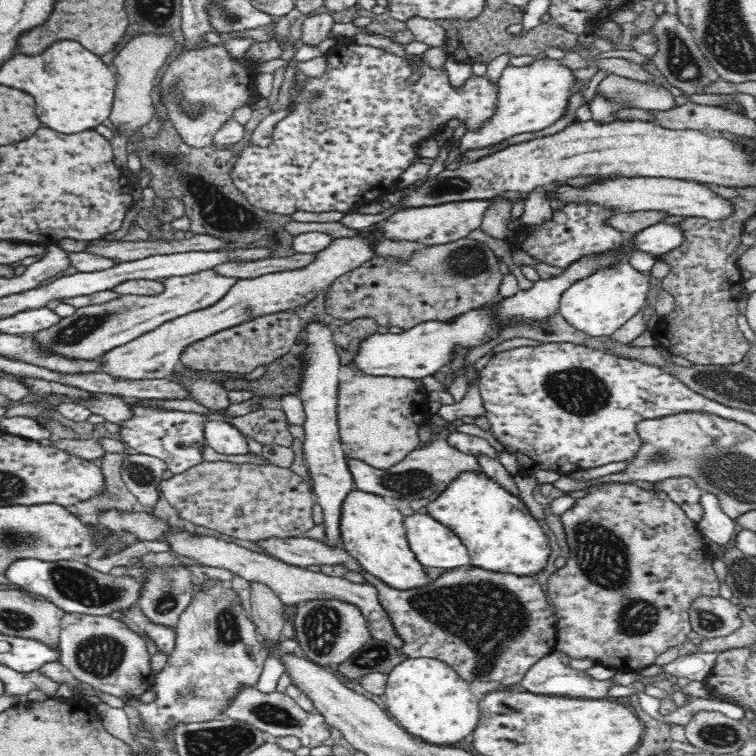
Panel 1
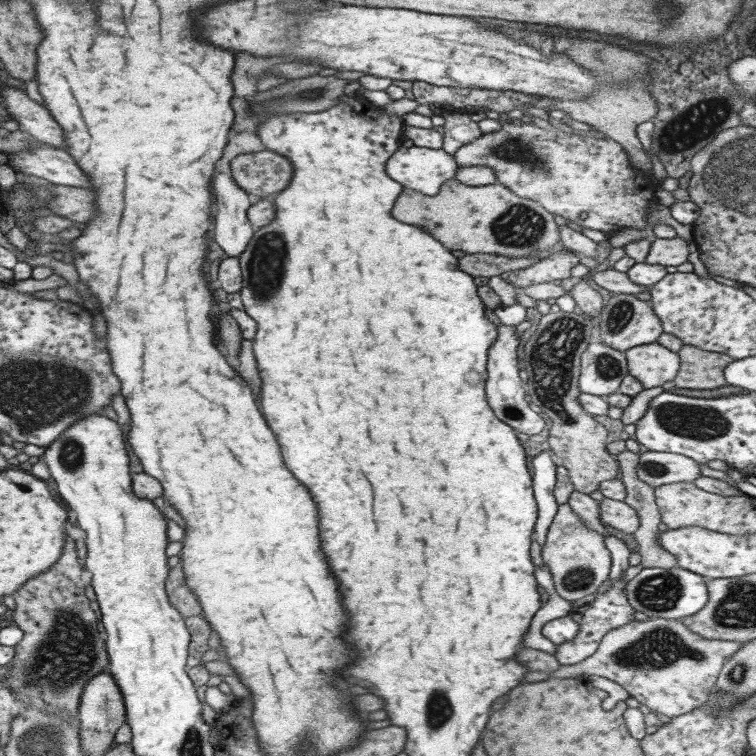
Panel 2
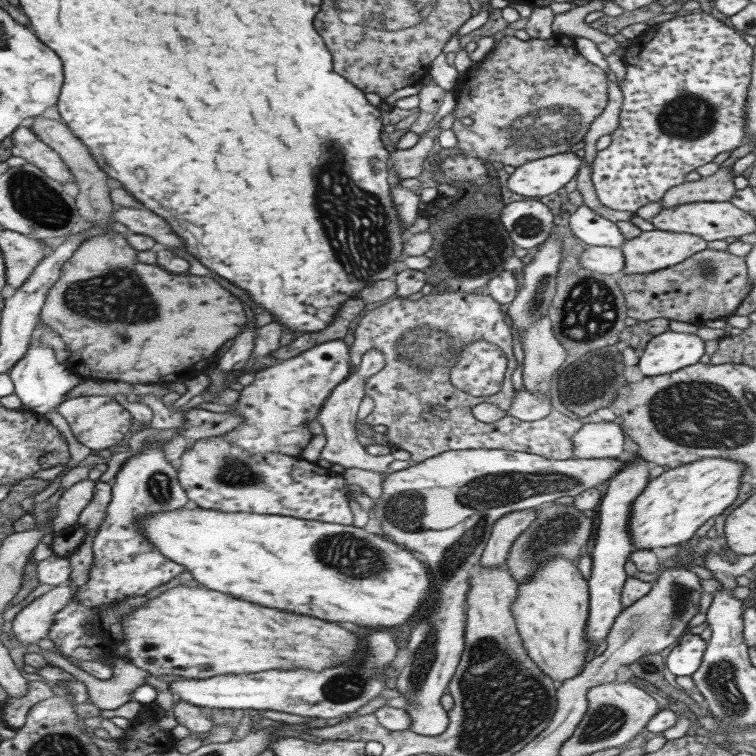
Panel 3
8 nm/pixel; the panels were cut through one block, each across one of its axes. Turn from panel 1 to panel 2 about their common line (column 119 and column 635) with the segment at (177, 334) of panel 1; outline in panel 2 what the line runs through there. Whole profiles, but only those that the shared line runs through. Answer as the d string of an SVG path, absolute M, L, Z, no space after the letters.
M658 342L628 348L624 355L626 355L628 374L637 378L644 389L661 387L664 382L674 380L680 370L680 355L668 350Z

